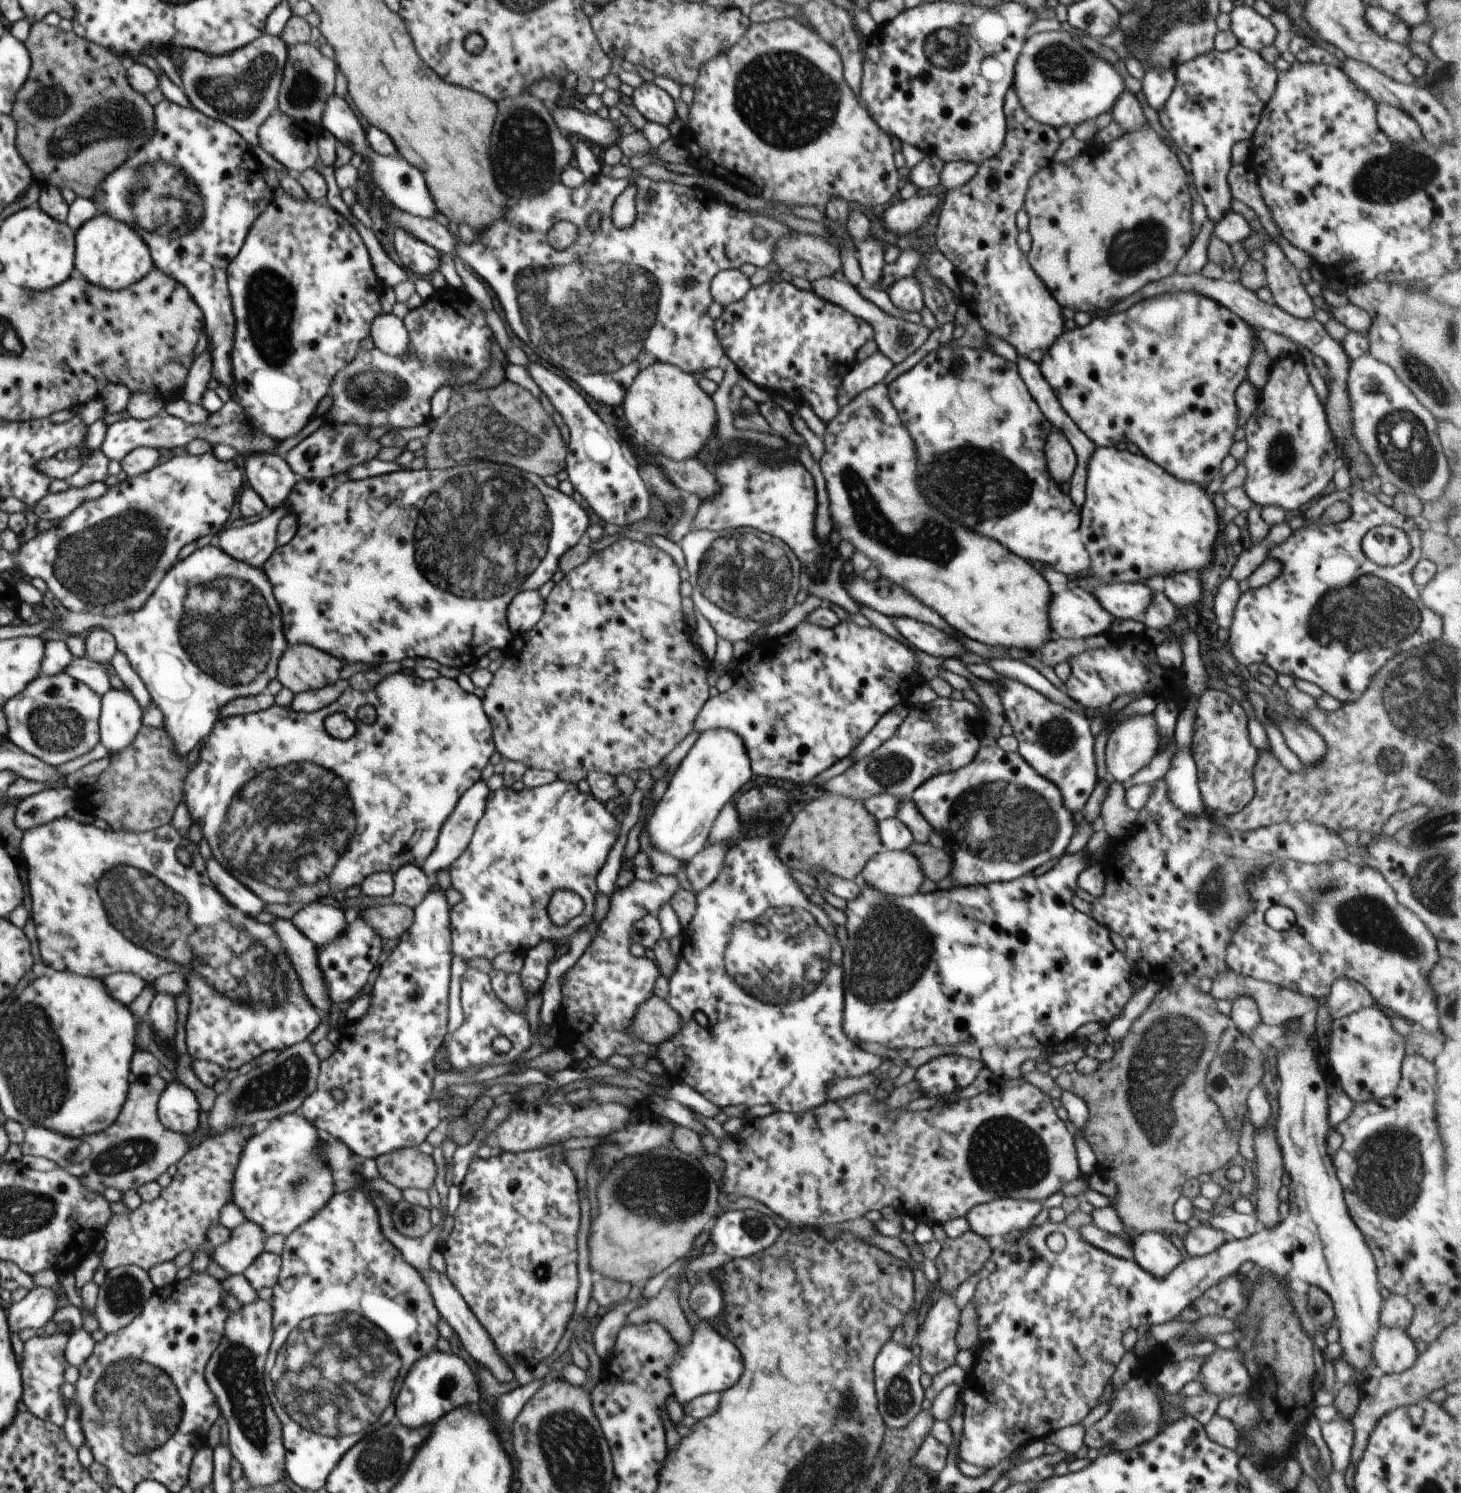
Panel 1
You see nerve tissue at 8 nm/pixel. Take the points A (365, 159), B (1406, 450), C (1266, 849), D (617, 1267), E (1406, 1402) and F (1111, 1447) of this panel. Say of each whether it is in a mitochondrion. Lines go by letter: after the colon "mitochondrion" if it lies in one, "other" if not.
A: other
B: mitochondrion
C: other
D: other
E: other
F: other

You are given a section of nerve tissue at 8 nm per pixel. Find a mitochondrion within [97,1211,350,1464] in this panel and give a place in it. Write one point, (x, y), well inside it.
(235, 1369)

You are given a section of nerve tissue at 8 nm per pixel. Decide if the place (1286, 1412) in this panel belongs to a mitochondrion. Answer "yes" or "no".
no

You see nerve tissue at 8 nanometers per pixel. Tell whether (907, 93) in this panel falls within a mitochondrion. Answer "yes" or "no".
no

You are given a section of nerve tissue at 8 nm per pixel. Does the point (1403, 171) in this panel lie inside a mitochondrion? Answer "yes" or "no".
yes

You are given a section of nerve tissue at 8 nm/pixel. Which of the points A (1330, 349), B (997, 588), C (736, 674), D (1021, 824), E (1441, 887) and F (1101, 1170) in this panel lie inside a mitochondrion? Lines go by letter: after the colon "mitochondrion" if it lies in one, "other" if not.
A: other
B: other
C: other
D: mitochondrion
E: mitochondrion
F: other

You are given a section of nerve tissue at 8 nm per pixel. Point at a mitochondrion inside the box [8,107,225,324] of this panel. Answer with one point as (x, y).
(158, 201)

